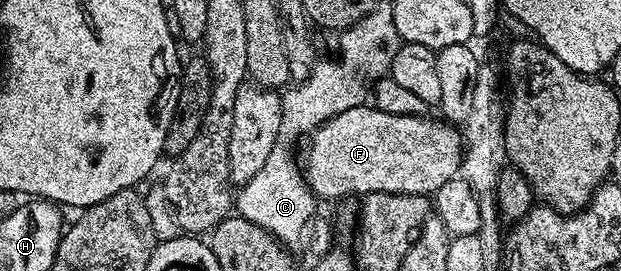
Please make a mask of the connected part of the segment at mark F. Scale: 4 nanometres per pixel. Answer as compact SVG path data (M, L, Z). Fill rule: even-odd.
M367 103L350 110L342 110L342 114L330 118L321 128L311 133L307 141L308 161L303 161L302 171L312 195L324 201L338 200L351 192L357 192L357 197L360 198L367 196L369 192L393 192L403 196L435 194L438 186L450 182L450 178L454 178L461 171L464 163L464 142L459 127L440 118L428 119L427 115L386 114L381 108L369 106Z

